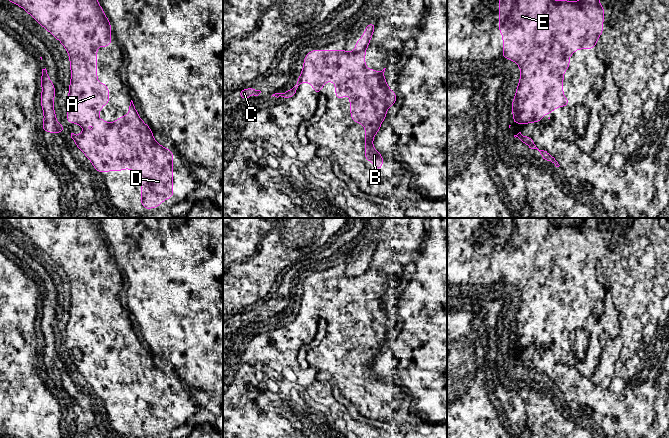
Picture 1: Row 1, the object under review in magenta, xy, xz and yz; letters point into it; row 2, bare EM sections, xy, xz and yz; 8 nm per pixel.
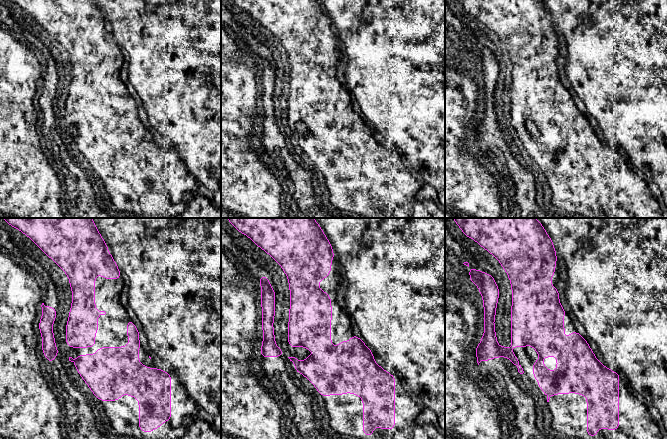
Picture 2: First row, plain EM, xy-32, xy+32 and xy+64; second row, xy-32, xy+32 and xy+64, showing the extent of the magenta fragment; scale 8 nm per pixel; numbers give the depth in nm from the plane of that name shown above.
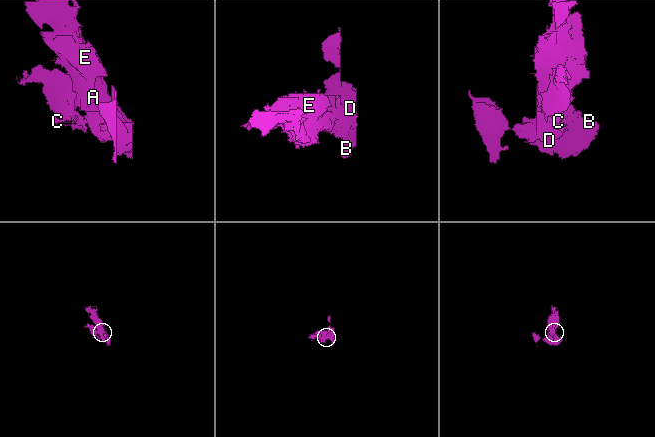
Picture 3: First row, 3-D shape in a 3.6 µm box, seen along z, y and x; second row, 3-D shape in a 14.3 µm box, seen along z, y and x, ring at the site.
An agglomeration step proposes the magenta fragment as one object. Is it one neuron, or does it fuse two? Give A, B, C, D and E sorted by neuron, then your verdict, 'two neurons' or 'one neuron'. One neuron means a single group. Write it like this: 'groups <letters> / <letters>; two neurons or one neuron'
groups A B D E / C; two neurons

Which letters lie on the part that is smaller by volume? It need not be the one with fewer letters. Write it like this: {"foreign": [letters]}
{"foreign": ["C"]}

